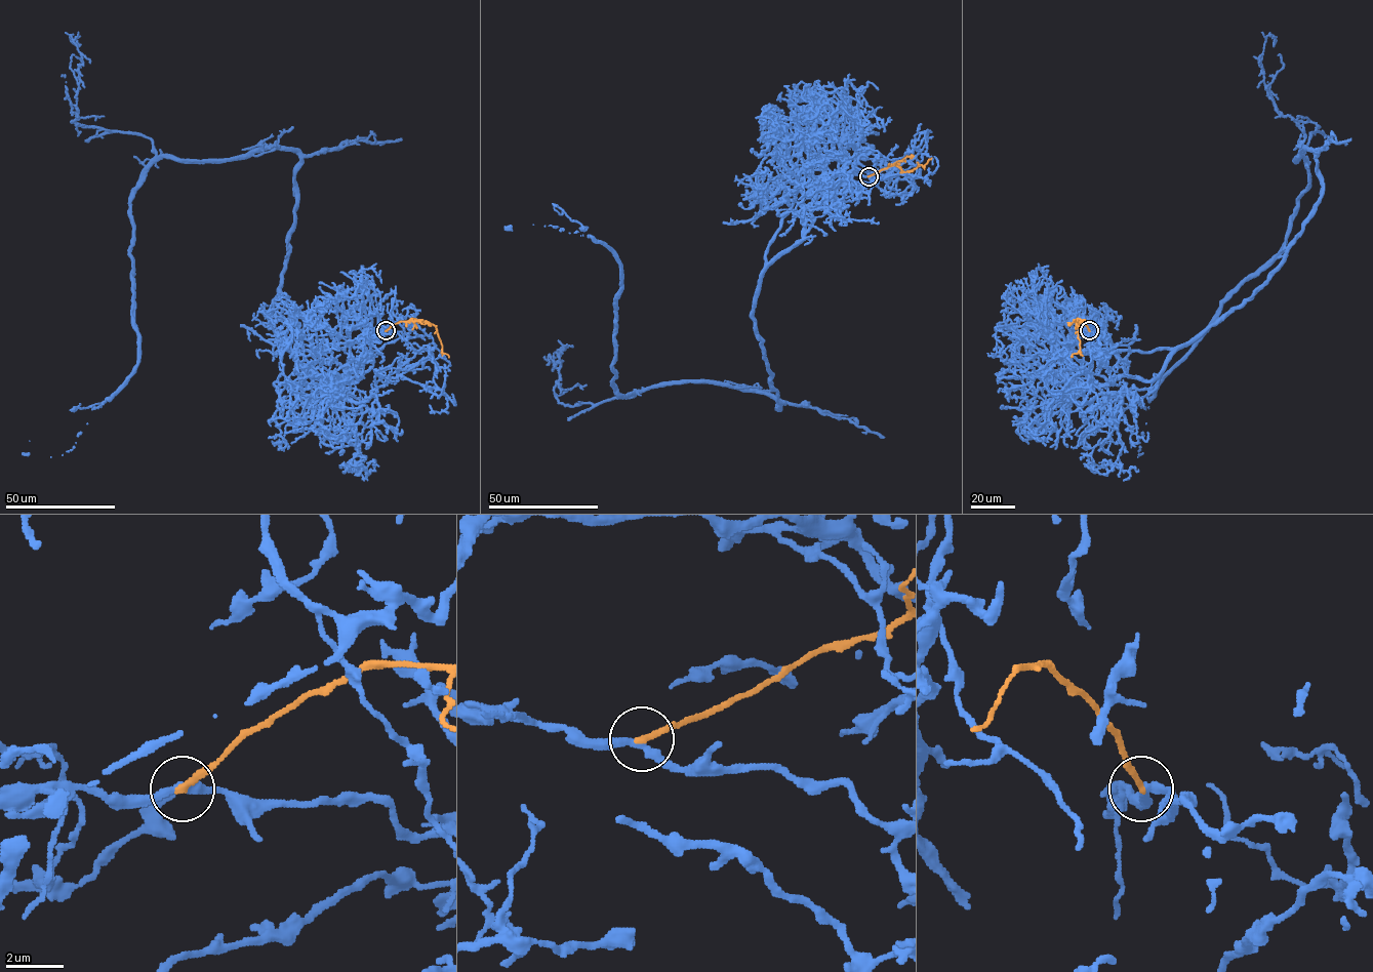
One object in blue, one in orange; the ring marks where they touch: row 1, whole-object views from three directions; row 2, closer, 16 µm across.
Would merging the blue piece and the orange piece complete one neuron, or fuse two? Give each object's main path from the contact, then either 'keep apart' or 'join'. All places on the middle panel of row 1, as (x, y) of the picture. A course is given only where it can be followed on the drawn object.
blue runs (869, 176), (803, 186), (766, 251), (777, 409), (714, 381), (621, 395), (616, 256), (505, 230); orange runs (869, 175), (893, 165), (903, 171), (911, 171), (919, 165), (924, 166), (931, 158); keep apart

